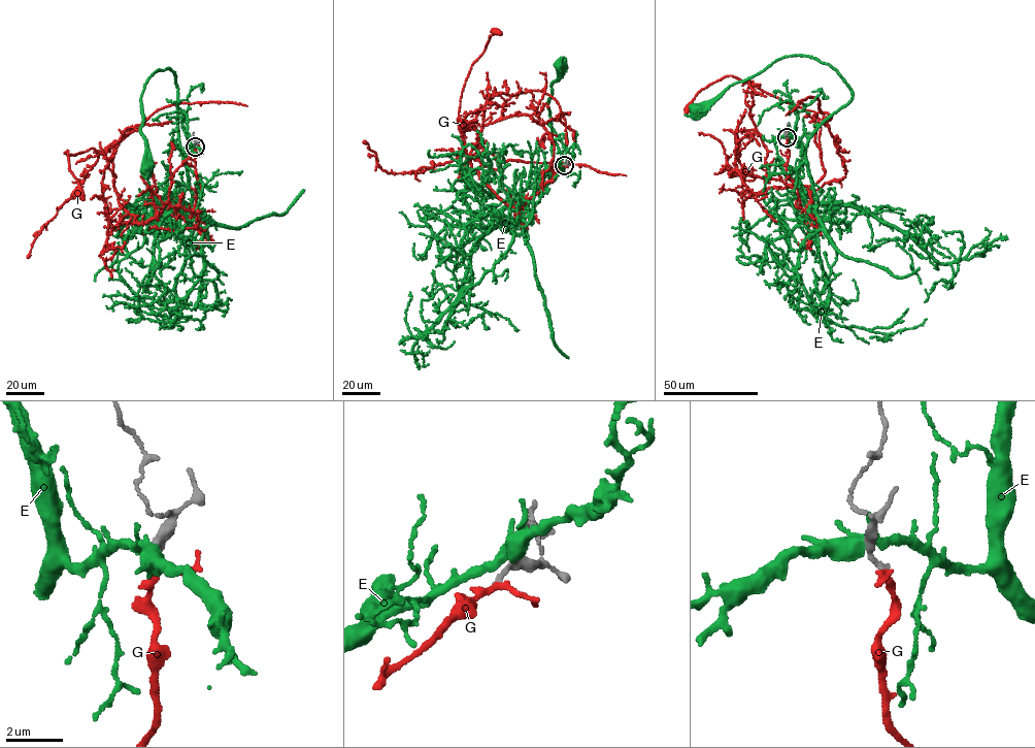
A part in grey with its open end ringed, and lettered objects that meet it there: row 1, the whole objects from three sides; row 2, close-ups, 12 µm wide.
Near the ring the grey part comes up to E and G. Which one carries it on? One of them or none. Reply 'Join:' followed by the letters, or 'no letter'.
Join: no letter

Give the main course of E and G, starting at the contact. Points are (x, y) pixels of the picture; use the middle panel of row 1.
E: (565, 163), (540, 177), (539, 195), (547, 183), (553, 161), (552, 124), (546, 104), (560, 67)
G: (564, 165), (514, 208), (477, 171), (458, 179), (467, 157), (459, 129), (461, 94), (471, 65), (496, 31)

